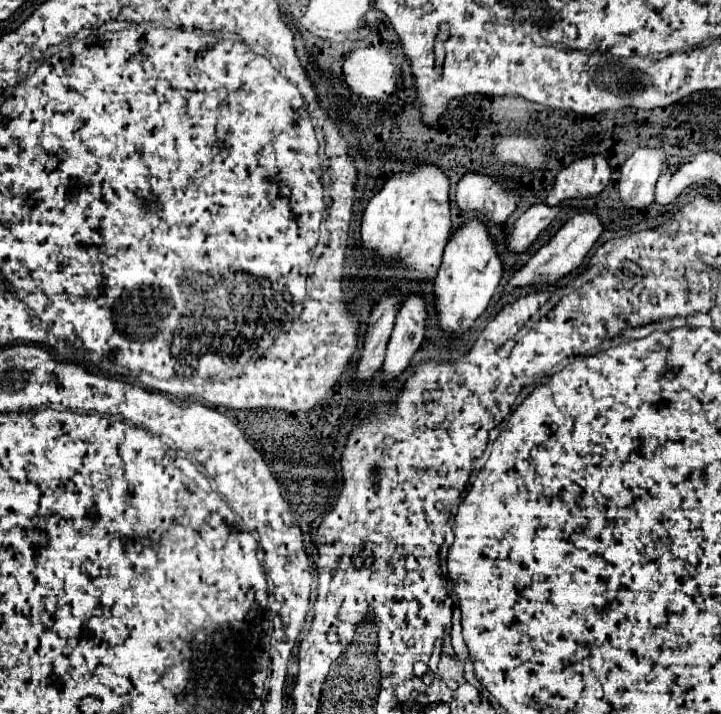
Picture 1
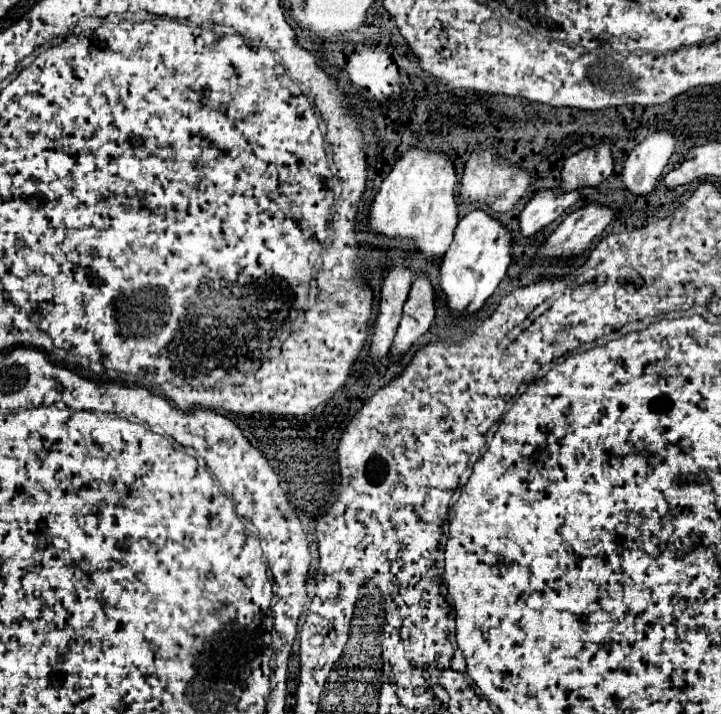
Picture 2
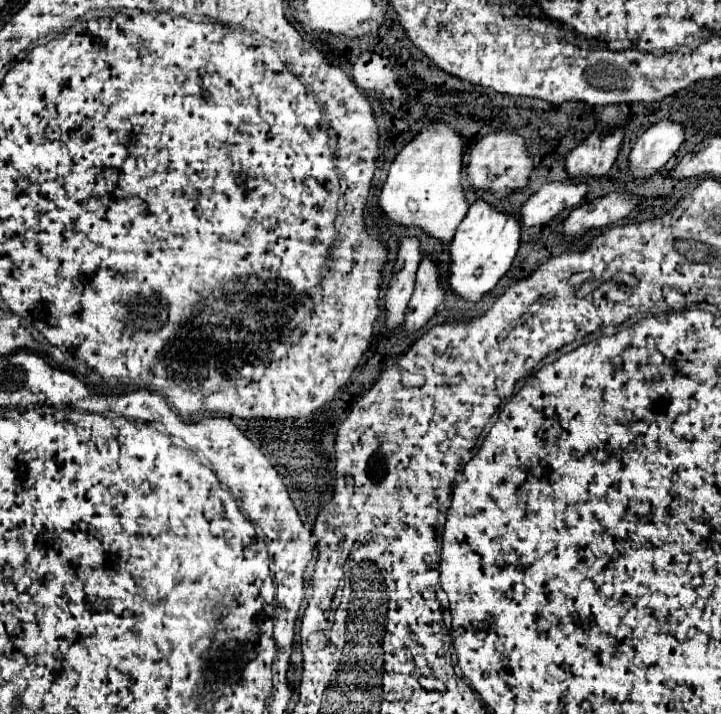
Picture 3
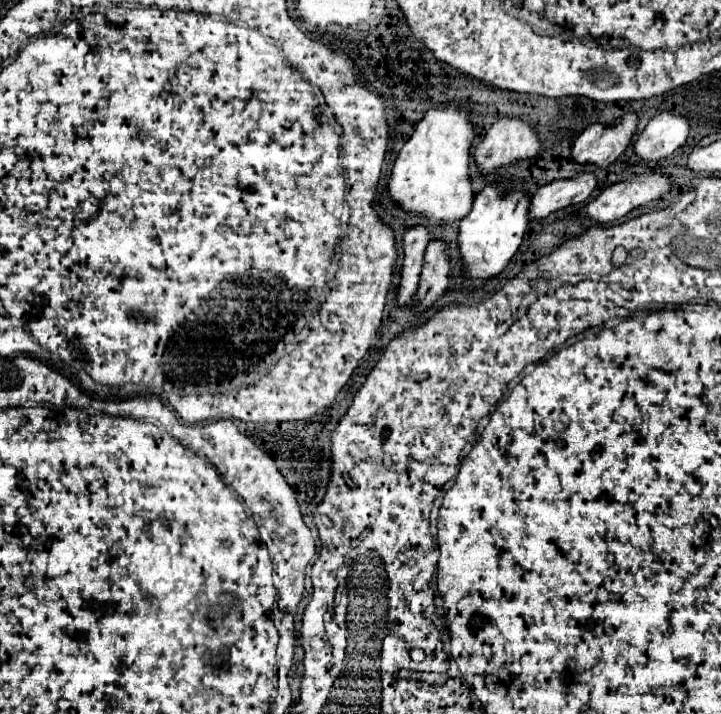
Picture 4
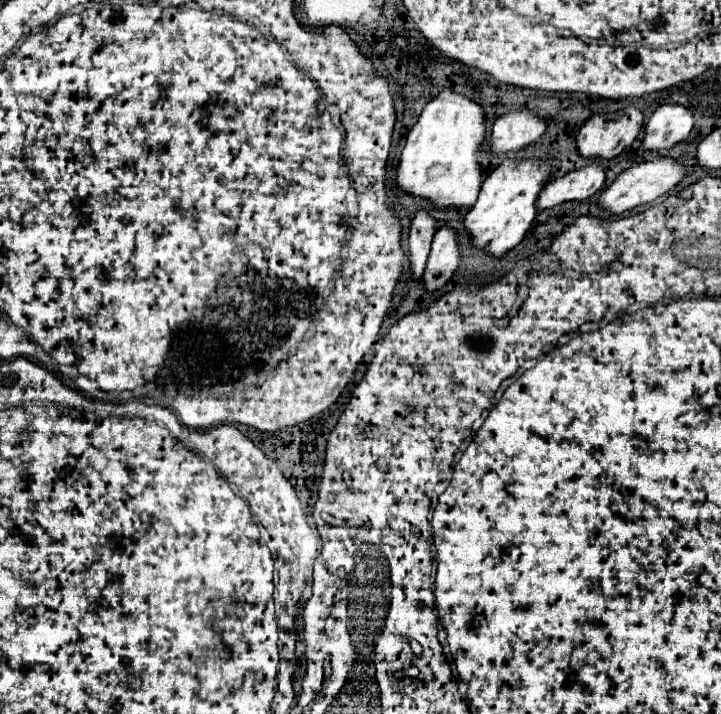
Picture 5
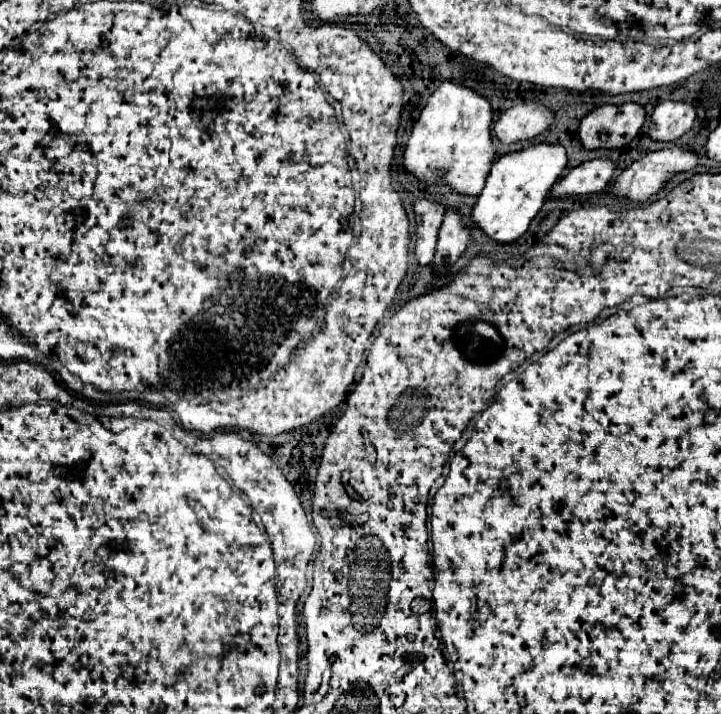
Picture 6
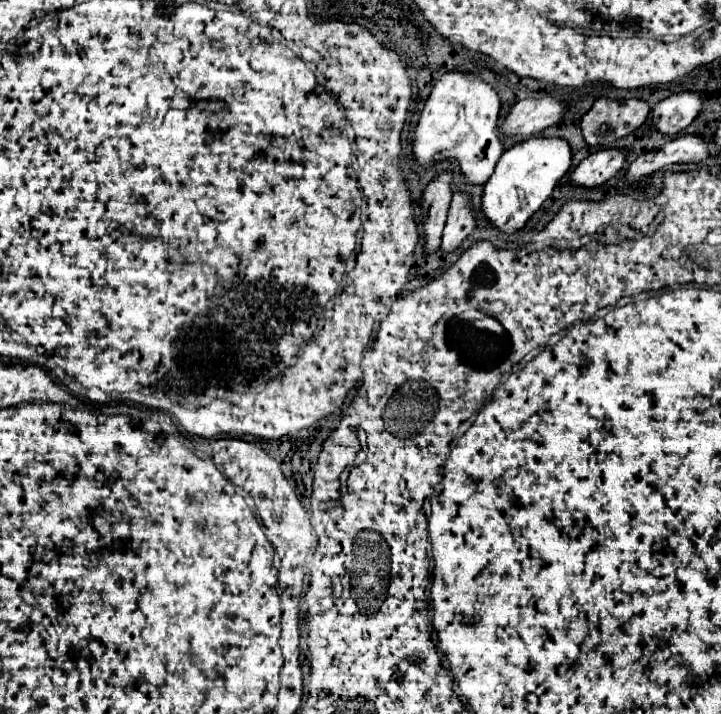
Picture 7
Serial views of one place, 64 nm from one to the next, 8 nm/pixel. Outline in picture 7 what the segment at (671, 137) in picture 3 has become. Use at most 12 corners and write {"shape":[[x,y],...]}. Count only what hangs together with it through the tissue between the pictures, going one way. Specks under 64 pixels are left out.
{"shape":[[698,90],[670,94],[652,110],[662,134],[680,134],[702,108]]}

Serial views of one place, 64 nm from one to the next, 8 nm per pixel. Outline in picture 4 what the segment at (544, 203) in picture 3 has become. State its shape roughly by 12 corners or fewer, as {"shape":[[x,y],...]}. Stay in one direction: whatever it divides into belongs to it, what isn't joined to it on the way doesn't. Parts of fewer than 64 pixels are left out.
{"shape":[[594,172],[538,188],[530,218],[582,204],[598,188]]}

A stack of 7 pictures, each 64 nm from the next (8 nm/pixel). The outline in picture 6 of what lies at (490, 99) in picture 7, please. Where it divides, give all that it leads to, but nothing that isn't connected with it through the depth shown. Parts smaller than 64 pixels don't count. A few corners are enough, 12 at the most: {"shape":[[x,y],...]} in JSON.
{"shape":[[444,80],[404,168],[480,194],[496,160],[486,96]]}

